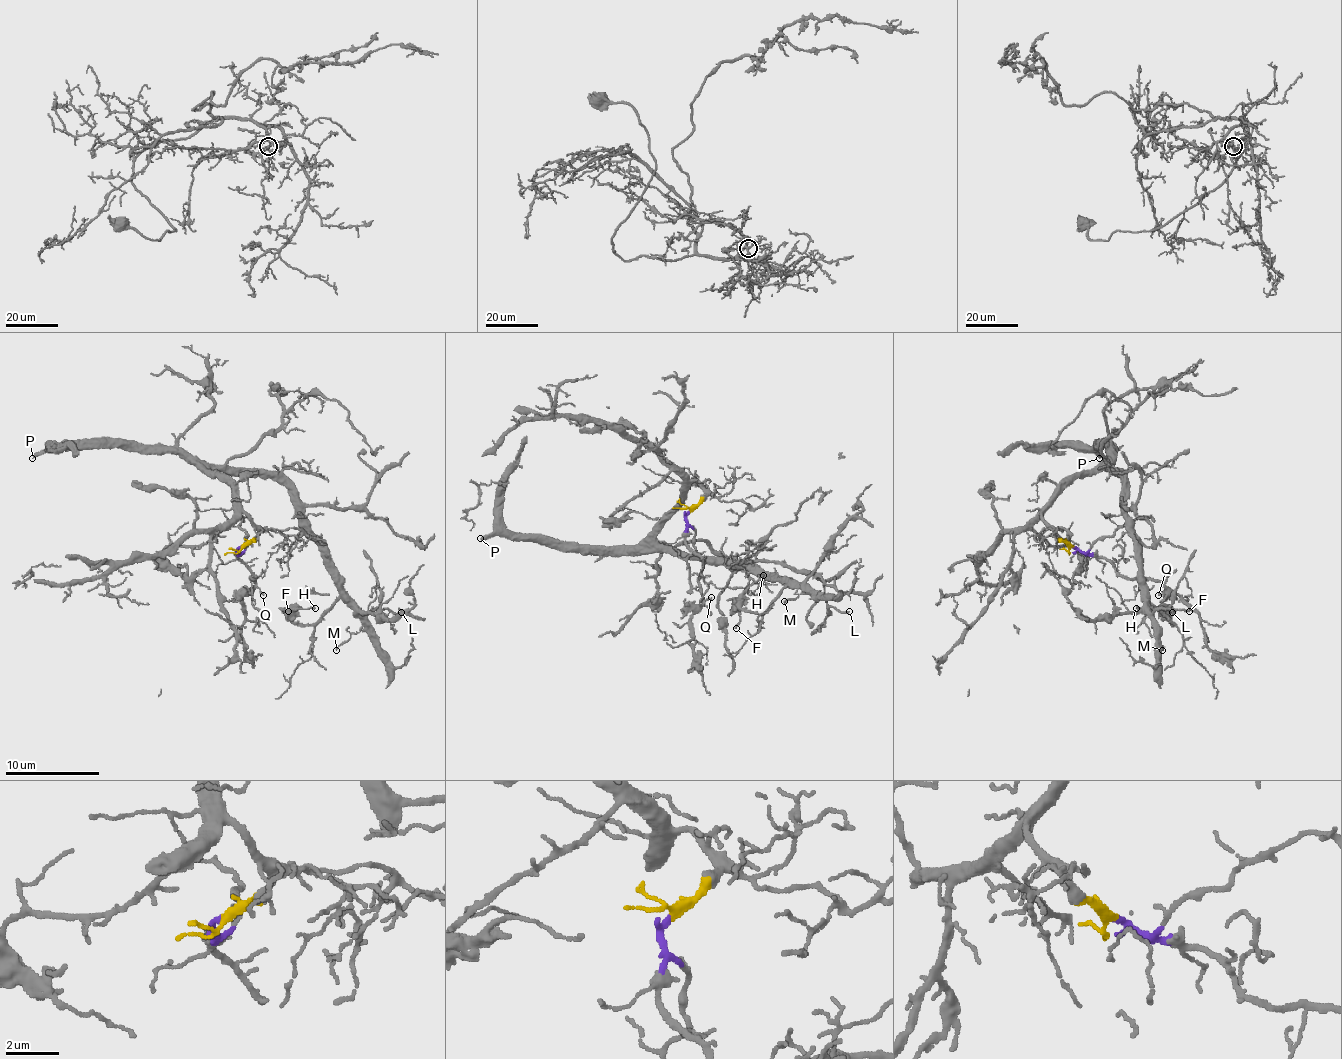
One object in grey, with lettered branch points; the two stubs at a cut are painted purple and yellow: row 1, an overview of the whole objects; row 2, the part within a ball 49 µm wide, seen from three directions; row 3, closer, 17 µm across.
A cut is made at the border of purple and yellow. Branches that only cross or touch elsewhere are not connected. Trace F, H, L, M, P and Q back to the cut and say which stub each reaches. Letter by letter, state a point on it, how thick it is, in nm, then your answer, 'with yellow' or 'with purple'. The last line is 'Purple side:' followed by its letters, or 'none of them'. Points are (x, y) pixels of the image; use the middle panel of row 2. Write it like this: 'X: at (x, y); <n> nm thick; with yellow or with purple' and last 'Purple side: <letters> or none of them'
F: at (736, 628); 140 nm thick; with yellow
H: at (763, 575); 150 nm thick; with yellow
L: at (849, 611); 180 nm thick; with yellow
M: at (784, 601); 150 nm thick; with yellow
P: at (480, 538); 280 nm thick; with yellow
Q: at (711, 597); 130 nm thick; with purple
Purple side: Q

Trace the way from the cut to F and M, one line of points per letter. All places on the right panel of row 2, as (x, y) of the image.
F: (1073, 548), (1042, 510), (1082, 473), (1115, 473), (1146, 598), (1172, 623), (1169, 612), (1188, 612)
M: (1073, 548), (1042, 510), (1082, 473), (1113, 470), (1122, 480), (1127, 532), (1139, 546), (1141, 600), (1162, 649)

